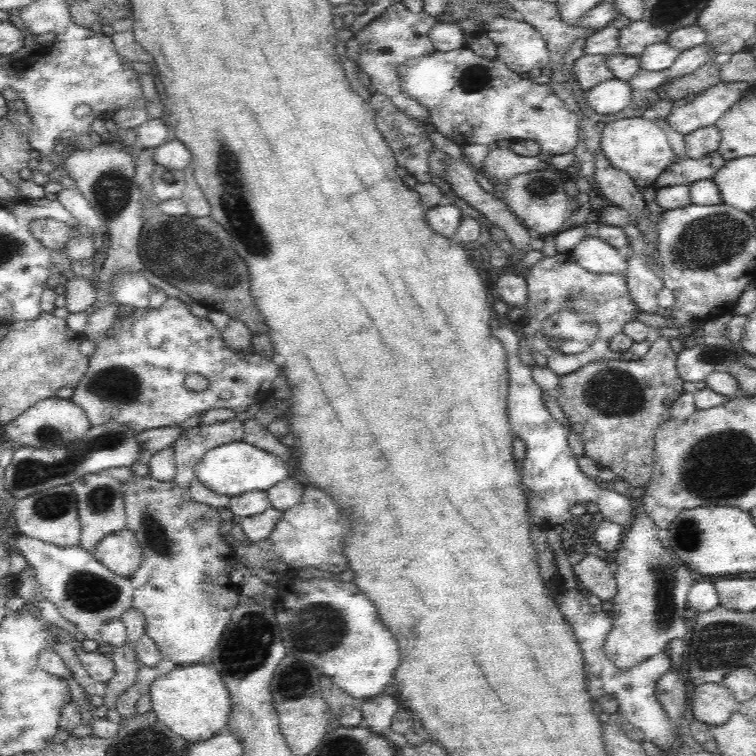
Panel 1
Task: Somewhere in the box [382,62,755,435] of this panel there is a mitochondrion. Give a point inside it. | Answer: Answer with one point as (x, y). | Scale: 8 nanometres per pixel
(708, 241)

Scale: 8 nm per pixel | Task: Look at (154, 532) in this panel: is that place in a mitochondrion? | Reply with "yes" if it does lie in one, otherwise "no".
yes

